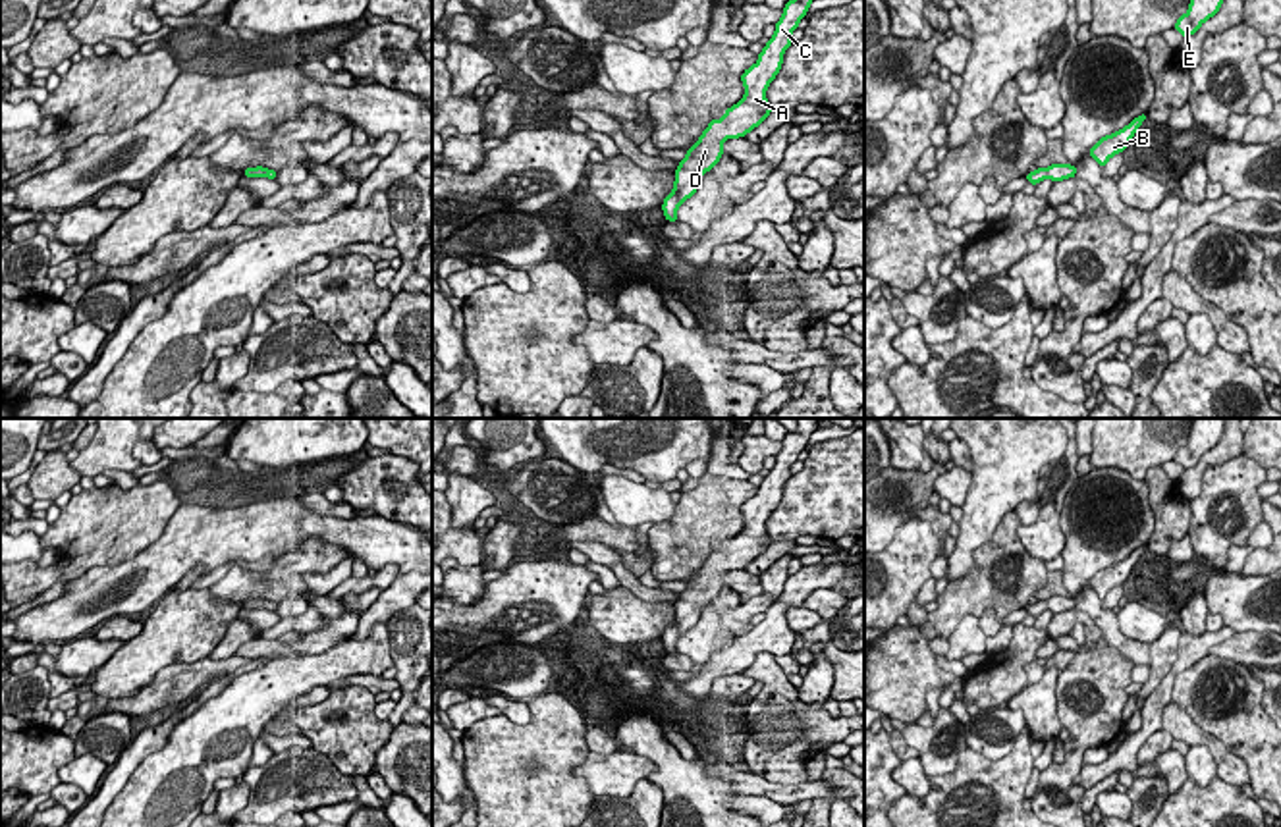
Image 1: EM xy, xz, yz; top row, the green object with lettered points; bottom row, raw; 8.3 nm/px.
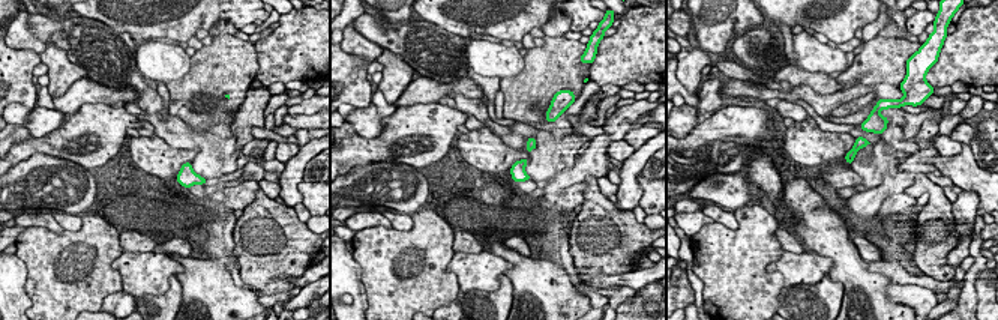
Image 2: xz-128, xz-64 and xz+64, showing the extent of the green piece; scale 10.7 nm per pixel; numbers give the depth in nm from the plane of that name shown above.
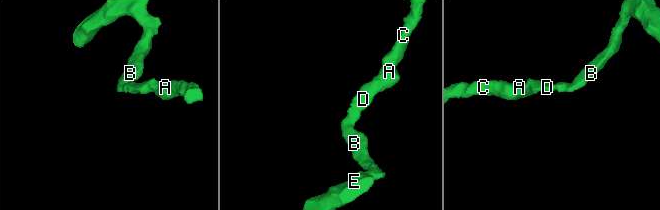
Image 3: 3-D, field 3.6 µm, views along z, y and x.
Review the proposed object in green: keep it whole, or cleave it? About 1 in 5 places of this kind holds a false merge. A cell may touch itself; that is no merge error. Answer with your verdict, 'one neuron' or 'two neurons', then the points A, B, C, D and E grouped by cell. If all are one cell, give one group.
one neuron; groups A B C D E

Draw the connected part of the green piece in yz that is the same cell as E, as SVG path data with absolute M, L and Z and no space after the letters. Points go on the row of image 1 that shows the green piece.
M1190 0L1188 12L1177 19L1173 29L1183 37L1194 35L1204 21L1219 12L1221 4L1223 0Z

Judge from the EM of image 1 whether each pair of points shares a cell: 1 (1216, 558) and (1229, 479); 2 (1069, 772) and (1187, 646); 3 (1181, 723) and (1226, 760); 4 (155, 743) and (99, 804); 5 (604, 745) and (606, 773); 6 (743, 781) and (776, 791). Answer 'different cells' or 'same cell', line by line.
1: same cell
2: different cells
3: same cell
4: same cell
5: different cells
6: same cell

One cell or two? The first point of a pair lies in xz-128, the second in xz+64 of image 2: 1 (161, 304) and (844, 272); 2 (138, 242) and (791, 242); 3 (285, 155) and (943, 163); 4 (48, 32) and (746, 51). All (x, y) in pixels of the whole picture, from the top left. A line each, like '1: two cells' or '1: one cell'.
1: two cells
2: one cell
3: two cells
4: one cell

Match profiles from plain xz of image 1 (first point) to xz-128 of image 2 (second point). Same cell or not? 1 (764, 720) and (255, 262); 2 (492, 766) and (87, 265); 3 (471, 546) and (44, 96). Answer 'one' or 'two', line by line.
1: one
2: one
3: two

